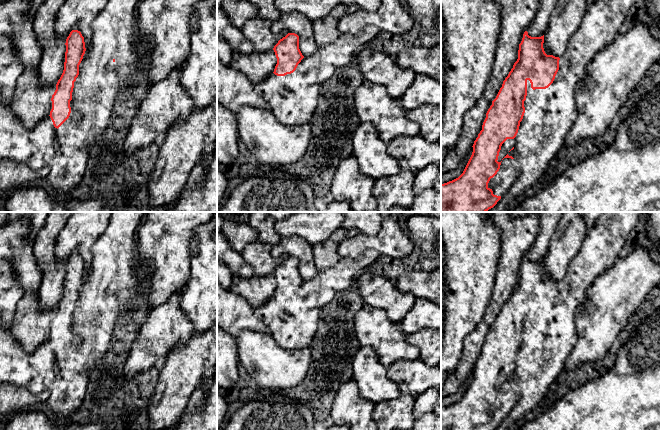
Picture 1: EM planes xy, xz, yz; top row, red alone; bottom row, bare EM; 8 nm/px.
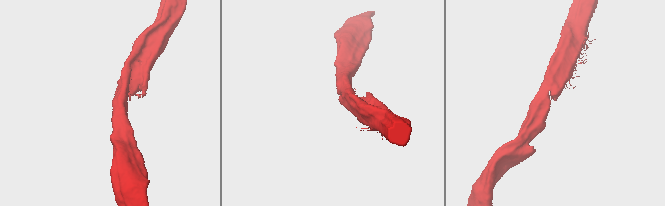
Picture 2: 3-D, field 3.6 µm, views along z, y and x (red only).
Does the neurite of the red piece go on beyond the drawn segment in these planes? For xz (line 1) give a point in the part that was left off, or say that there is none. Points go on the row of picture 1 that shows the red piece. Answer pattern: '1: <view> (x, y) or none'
1: none

